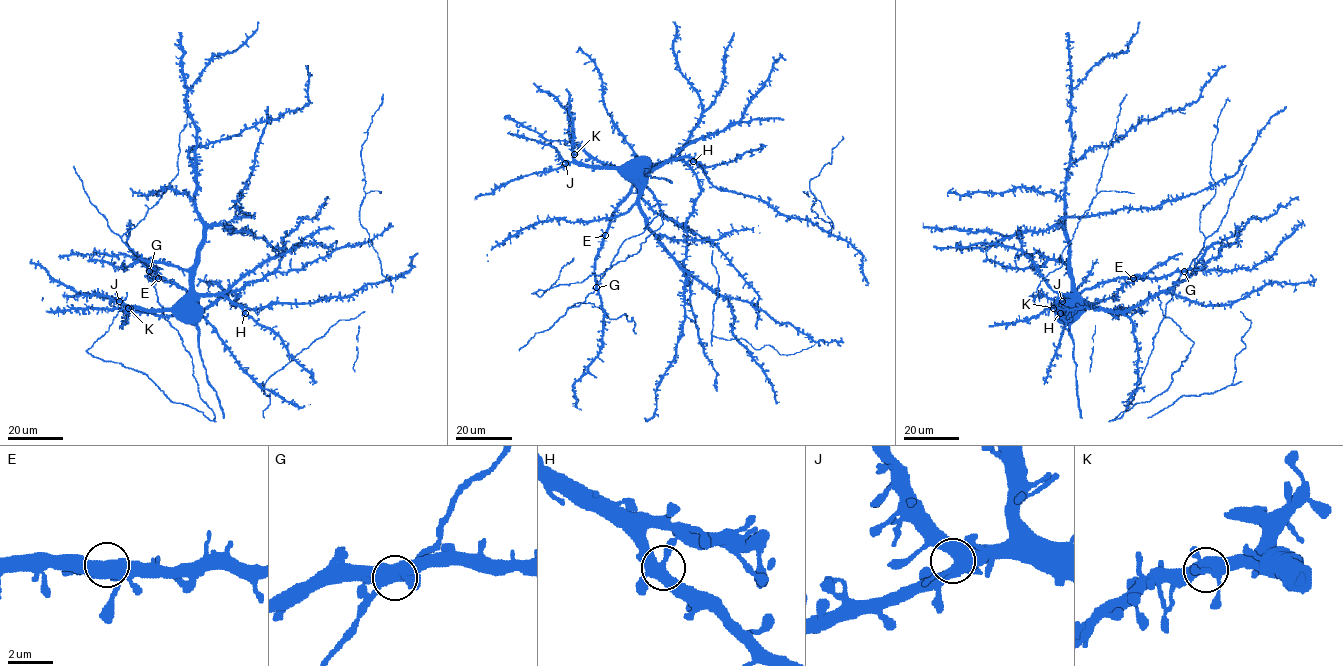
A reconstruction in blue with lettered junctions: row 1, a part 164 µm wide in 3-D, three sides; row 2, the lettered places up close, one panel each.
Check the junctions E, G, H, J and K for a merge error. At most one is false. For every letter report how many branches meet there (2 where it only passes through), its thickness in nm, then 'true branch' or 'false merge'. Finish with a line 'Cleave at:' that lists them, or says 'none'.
E: branches 5; calibre 480 nm; true branch
G: branches 5; calibre 480 nm; true branch
H: branches 5; calibre 400 nm; true branch
J: branches 5; calibre 500 nm; true branch
K: branches 5; calibre 480 nm; true branch
Cleave at: none

